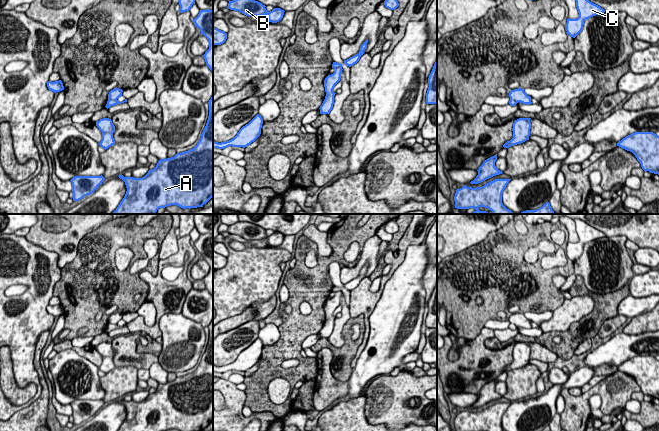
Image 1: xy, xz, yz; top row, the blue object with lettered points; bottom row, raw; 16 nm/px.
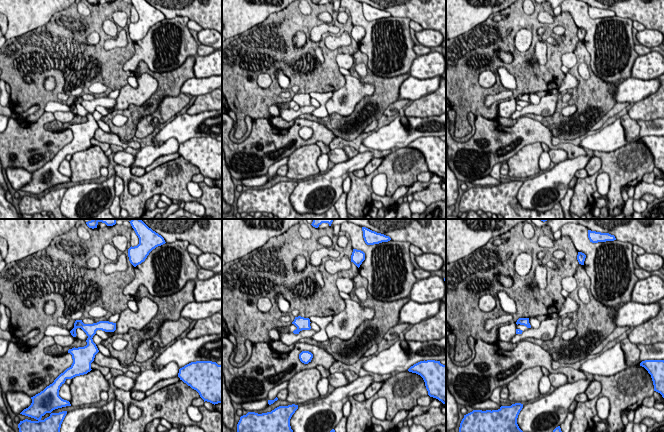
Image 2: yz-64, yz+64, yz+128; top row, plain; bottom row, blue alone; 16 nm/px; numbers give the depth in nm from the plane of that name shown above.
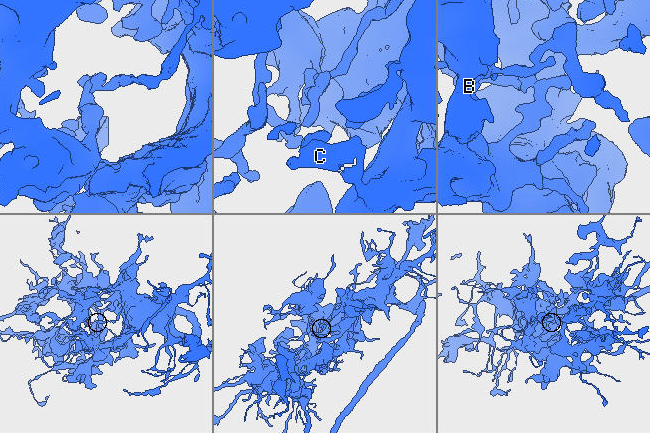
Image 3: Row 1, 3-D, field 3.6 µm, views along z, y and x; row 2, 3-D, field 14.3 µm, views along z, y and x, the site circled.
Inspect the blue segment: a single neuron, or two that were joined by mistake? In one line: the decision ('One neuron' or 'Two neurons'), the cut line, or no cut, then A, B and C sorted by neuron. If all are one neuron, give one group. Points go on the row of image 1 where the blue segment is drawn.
One neuron. No split. Groups: A B C

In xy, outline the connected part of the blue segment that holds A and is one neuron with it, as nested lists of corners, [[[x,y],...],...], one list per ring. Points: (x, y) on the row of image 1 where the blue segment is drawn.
[[[213,96],[208,104],[208,120],[193,149],[159,160],[156,167],[142,178],[119,175],[127,191],[112,214],[156,214],[159,208],[171,205],[183,209],[203,207],[213,197]]]

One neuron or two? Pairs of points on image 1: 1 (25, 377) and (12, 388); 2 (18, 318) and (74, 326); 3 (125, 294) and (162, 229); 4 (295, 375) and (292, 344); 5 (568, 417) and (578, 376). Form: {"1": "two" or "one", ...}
{"1": "two", "2": "two", "3": "one", "4": "one", "5": "two"}

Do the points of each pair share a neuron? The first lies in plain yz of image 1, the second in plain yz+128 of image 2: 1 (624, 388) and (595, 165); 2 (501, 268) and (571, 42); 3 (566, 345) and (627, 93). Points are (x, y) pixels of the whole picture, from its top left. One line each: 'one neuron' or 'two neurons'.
1: two neurons
2: one neuron
3: two neurons

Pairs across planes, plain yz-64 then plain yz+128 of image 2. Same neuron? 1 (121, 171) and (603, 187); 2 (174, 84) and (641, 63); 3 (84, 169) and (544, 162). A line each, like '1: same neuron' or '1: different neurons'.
1: different neurons
2: different neurons
3: different neurons

